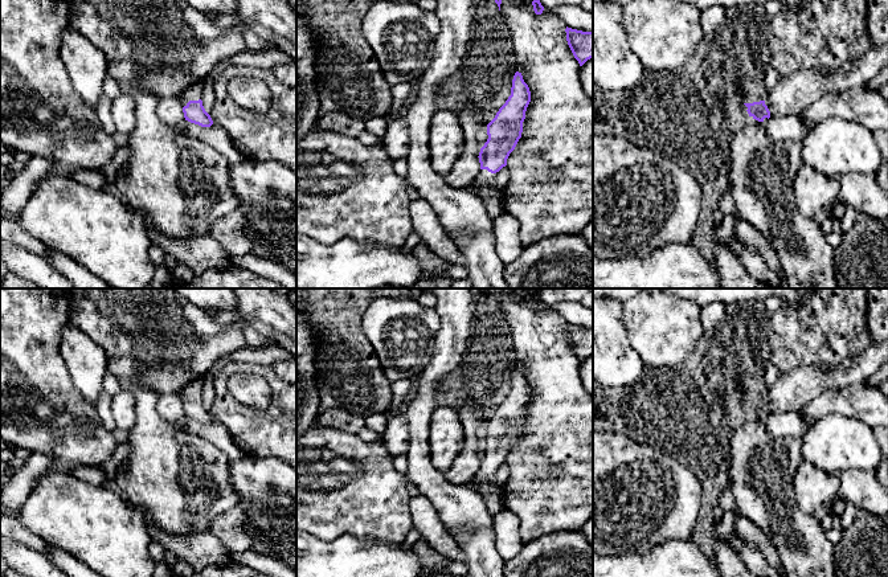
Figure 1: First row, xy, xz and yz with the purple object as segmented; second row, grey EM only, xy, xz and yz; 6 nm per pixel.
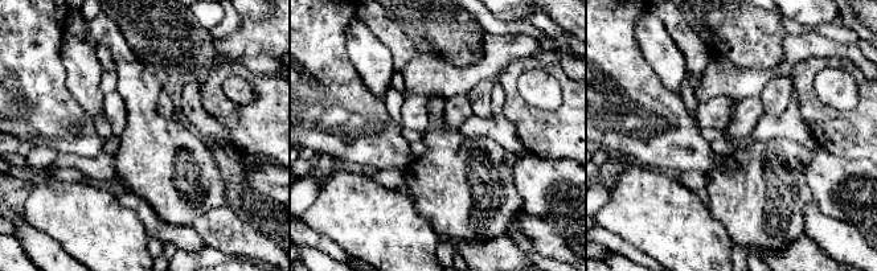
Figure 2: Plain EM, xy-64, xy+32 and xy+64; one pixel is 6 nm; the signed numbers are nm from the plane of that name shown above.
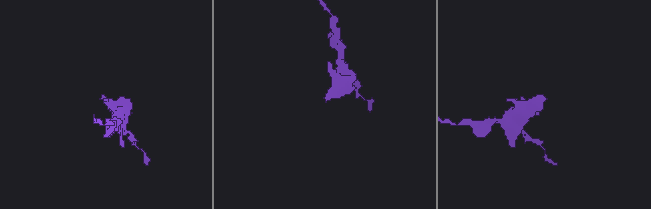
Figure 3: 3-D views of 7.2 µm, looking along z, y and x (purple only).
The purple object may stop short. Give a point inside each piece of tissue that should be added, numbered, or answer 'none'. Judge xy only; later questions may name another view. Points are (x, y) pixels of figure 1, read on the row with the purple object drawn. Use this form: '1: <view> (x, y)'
1: xy (195, 91)

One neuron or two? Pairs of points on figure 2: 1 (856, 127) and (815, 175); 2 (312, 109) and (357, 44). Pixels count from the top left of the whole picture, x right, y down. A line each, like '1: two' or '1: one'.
1: two
2: two

